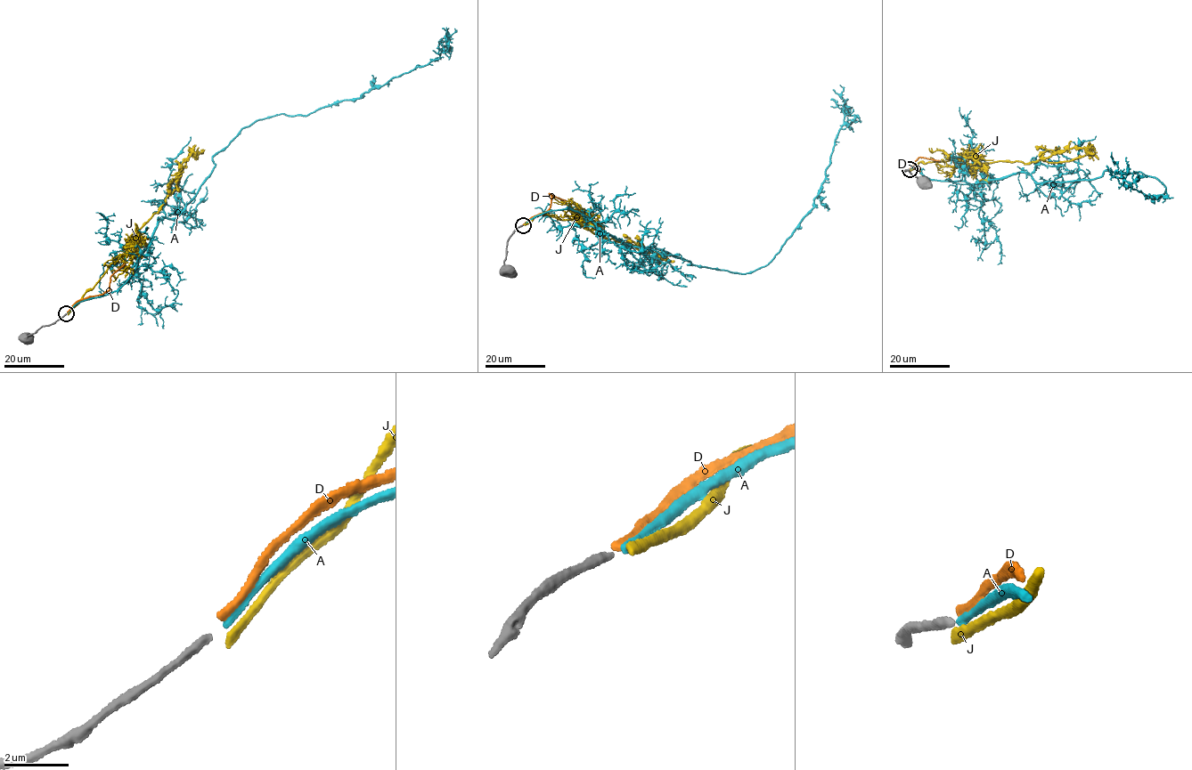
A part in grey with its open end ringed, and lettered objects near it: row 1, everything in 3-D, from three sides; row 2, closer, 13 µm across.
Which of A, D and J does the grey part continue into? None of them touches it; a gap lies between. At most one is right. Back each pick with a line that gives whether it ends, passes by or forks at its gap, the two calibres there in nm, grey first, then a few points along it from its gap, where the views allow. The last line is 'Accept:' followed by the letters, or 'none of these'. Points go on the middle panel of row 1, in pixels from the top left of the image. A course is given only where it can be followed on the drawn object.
A: it ends there; 240 nm thick on the grey side, 240 nm on the other; it runs (524, 225), (571, 207), (632, 246), (752, 271), (811, 212), (848, 109), (838, 107)
Accept: A

